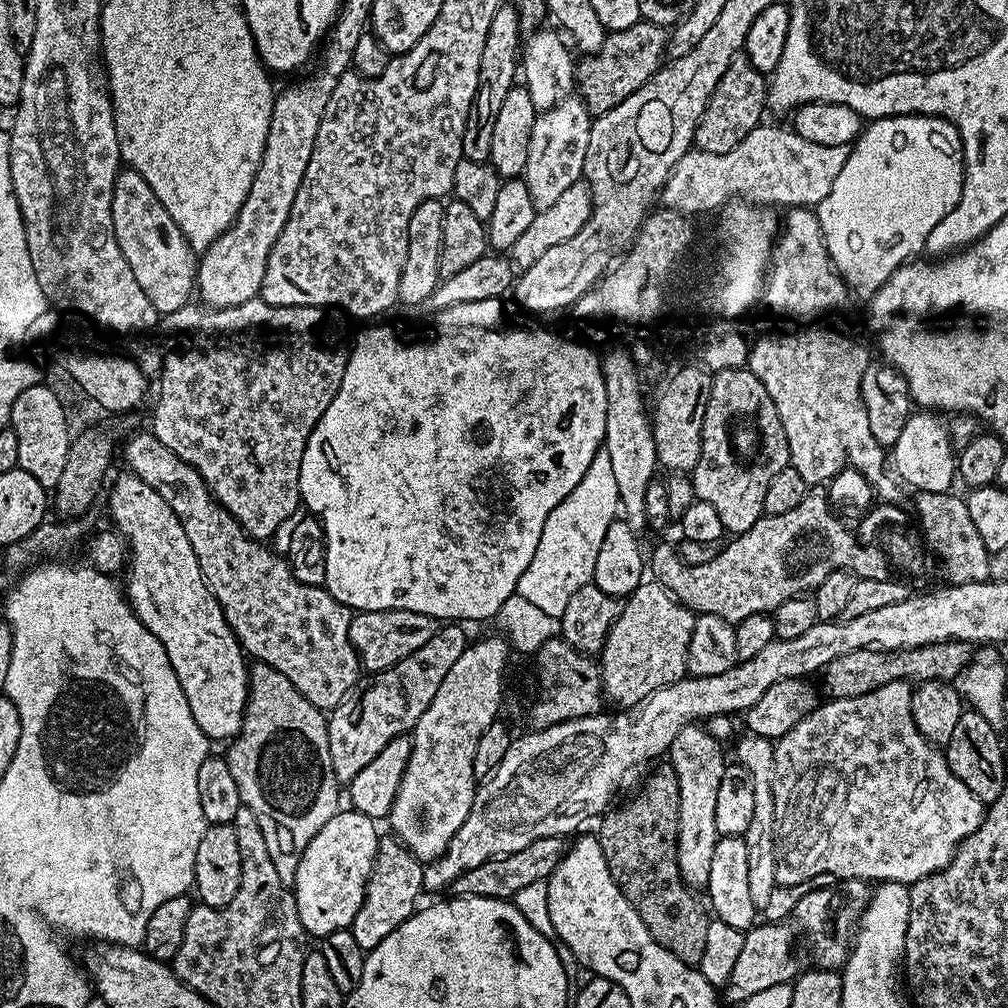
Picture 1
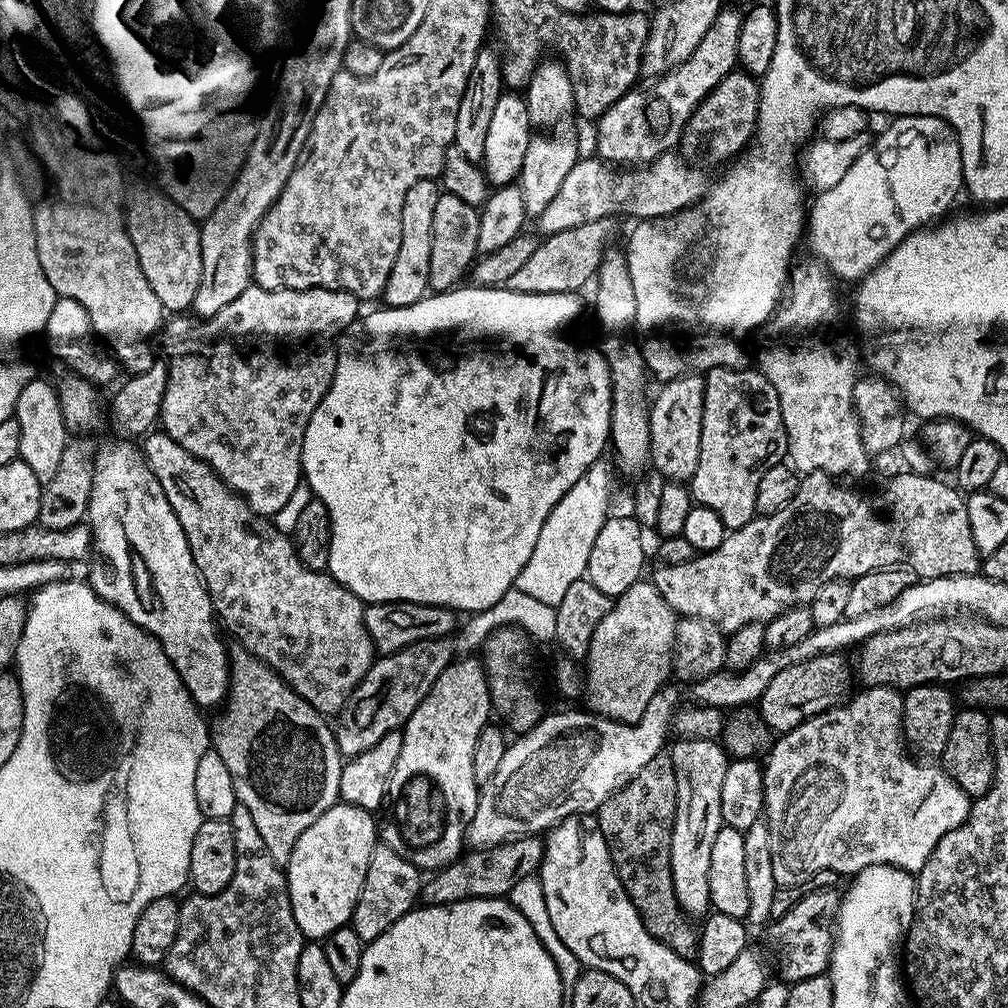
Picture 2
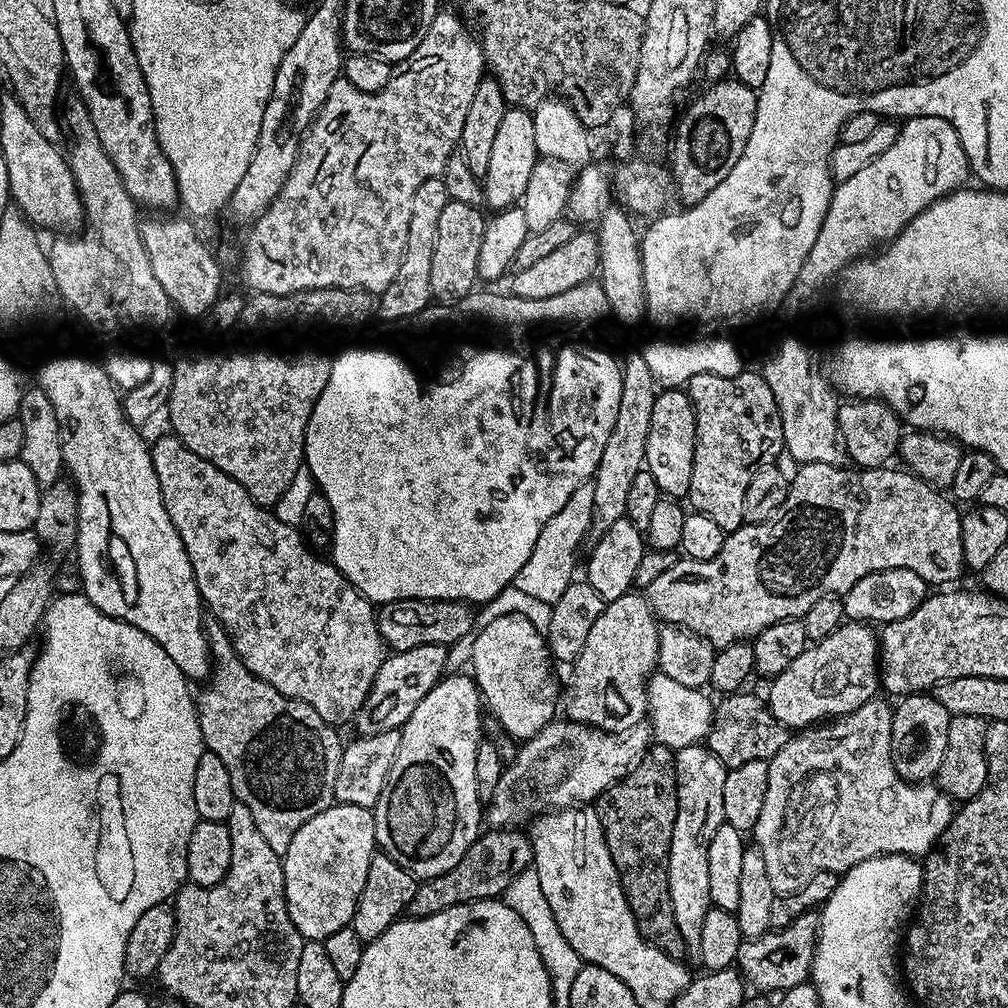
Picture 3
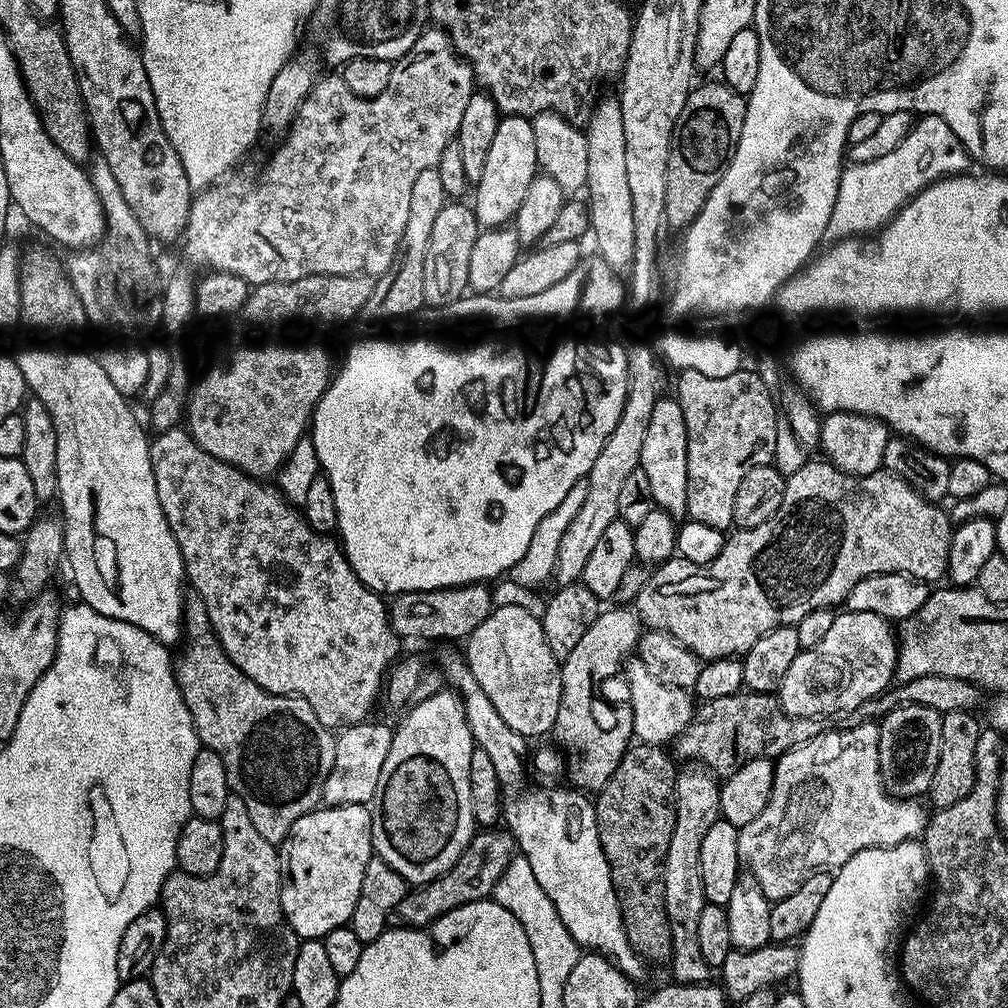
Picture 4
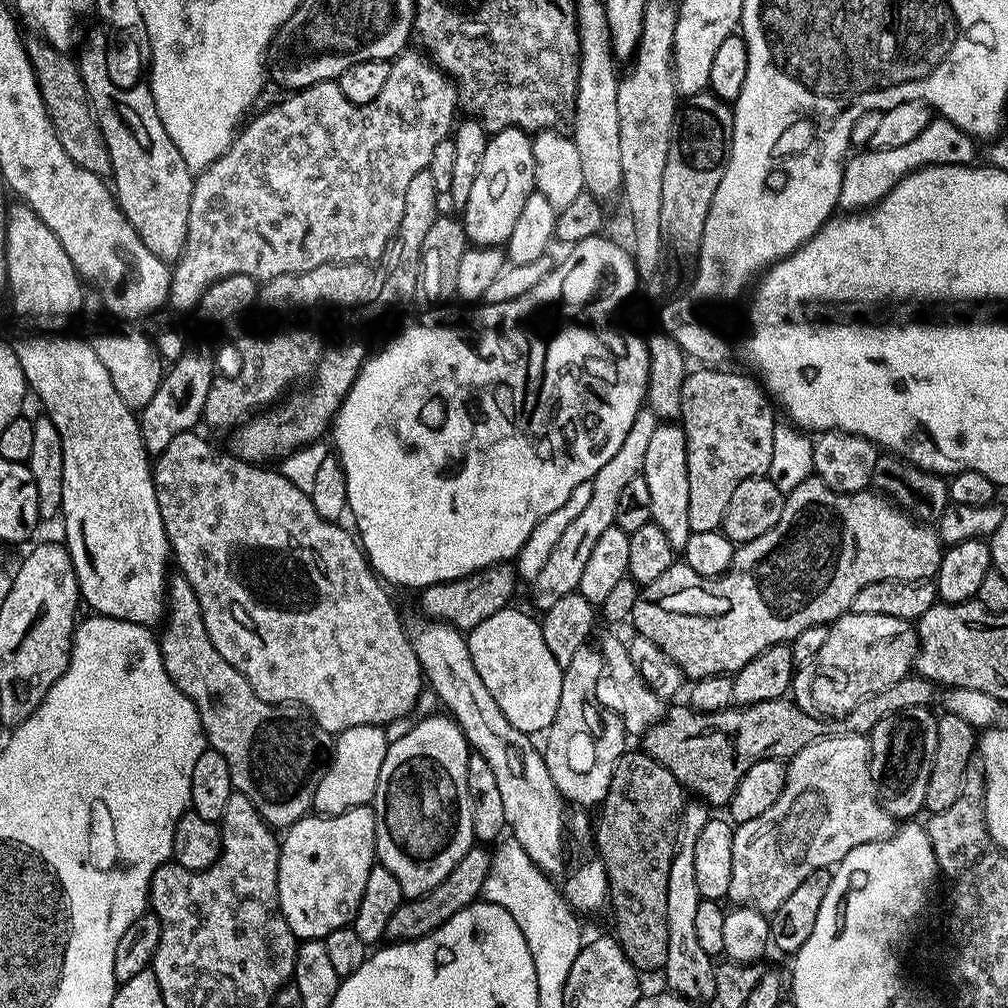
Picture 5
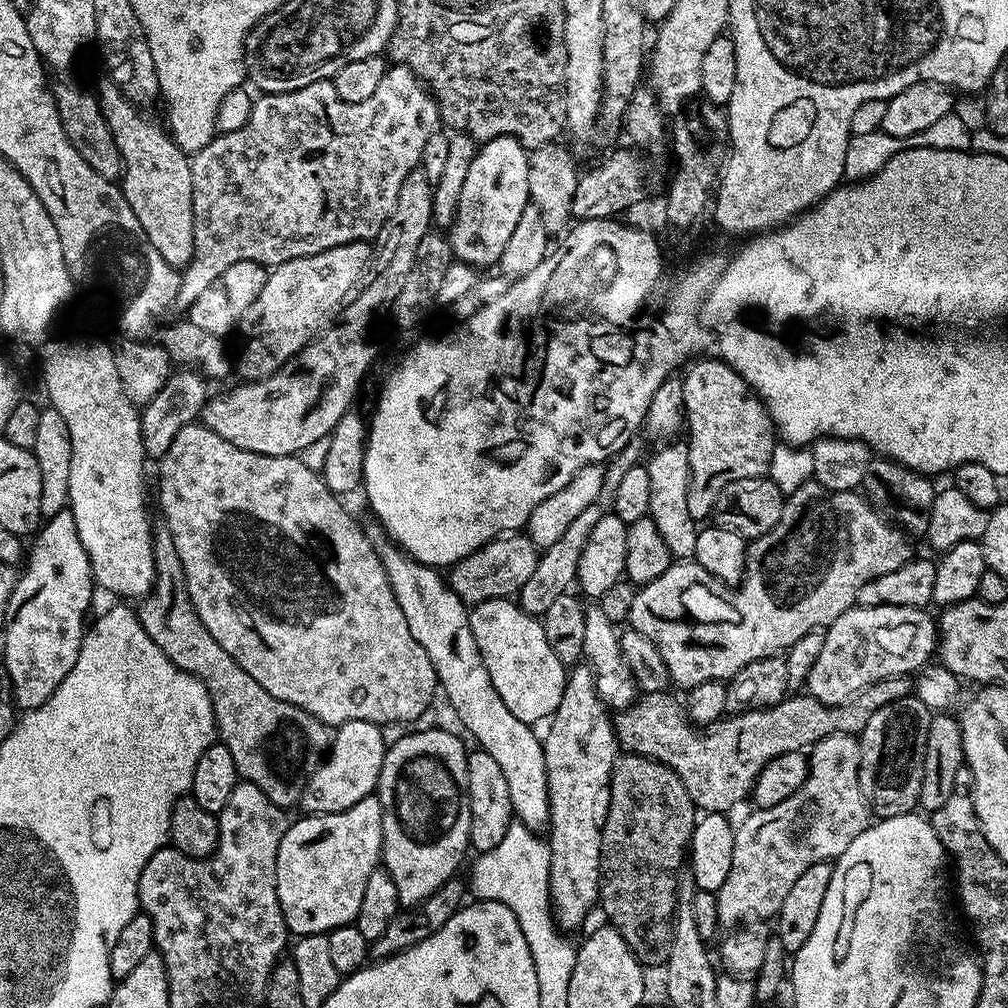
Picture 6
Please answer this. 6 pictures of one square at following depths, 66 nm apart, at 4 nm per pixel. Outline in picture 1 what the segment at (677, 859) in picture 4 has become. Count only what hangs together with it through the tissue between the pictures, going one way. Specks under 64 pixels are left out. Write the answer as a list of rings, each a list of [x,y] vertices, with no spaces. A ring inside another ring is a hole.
[[[693,722],[678,730],[678,738],[669,746],[666,756],[678,774],[680,801],[678,802],[678,870],[693,890],[705,887],[710,878],[710,858],[718,839],[714,813],[718,807],[718,786],[726,767],[721,741],[708,733],[707,727]]]

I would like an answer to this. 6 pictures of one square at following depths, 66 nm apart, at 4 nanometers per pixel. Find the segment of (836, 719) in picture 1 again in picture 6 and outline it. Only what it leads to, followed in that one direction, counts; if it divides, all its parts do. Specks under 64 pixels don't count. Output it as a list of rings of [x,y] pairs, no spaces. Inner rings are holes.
[[[841,734],[822,738],[810,749],[808,777],[802,787],[790,794],[790,798],[778,802],[778,806],[753,811],[753,816],[746,817],[738,824],[734,838],[734,862],[730,862],[730,874],[715,892],[720,925],[736,926],[741,922],[771,921],[780,911],[786,894],[790,894],[794,882],[802,878],[805,870],[810,870],[810,866],[815,864],[835,861],[846,850],[846,846],[850,846],[850,842],[854,842],[854,838],[858,838],[858,834],[862,834],[868,828],[870,809],[858,782],[859,765],[860,741],[855,735]]]

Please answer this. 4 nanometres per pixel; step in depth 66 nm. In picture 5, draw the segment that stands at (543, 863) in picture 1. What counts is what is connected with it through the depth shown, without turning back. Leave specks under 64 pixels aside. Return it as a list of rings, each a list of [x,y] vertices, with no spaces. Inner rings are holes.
[[[474,846],[470,849],[460,859],[458,866],[454,866],[454,870],[450,870],[450,874],[446,874],[446,878],[442,878],[442,882],[438,886],[434,886],[434,890],[421,896],[405,899],[404,903],[400,904],[398,910],[394,910],[394,915],[390,917],[390,923],[386,926],[387,939],[392,942],[417,940],[419,936],[425,936],[438,930],[447,920],[454,918],[454,914],[458,914],[458,910],[477,903],[478,897],[484,891],[486,874],[492,865],[492,852],[484,848],[487,847]]]

